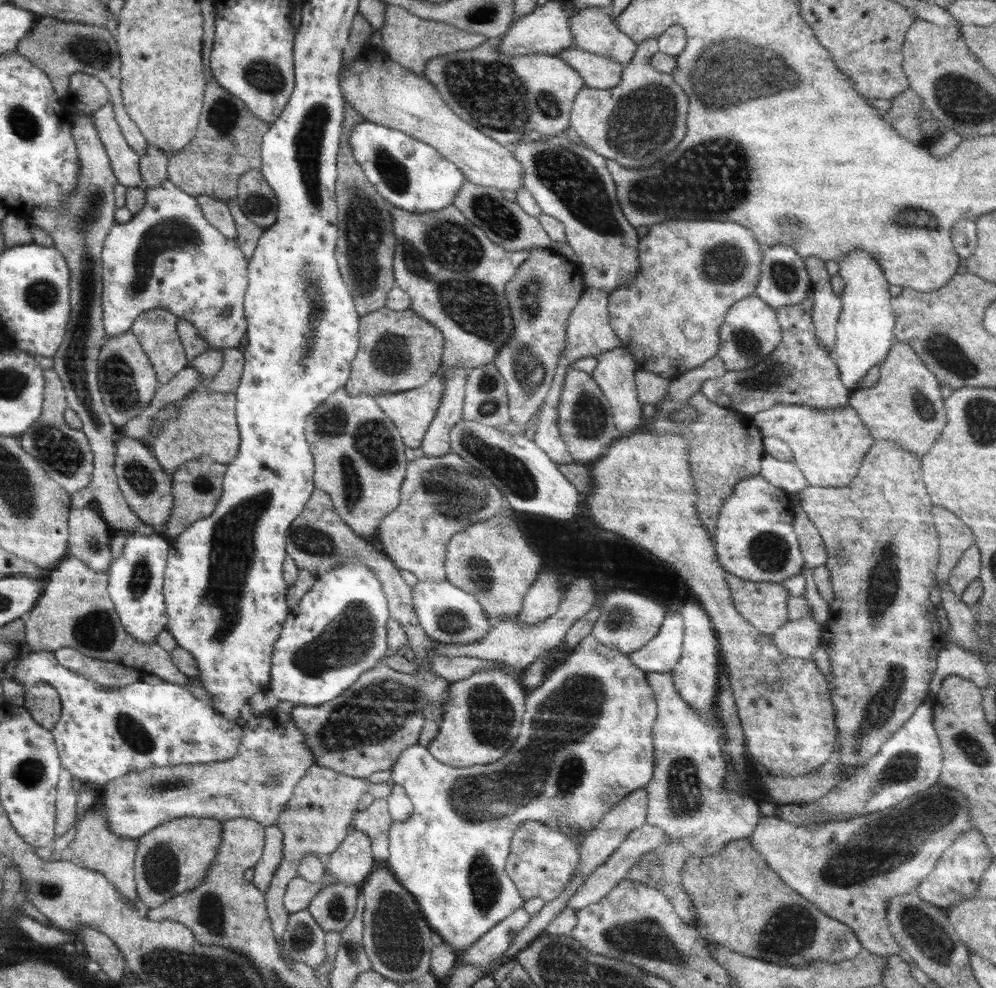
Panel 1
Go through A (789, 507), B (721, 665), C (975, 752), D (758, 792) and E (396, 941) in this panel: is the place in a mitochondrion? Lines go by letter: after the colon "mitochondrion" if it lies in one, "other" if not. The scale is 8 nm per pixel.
A: other
B: other
C: mitochondrion
D: other
E: mitochondrion

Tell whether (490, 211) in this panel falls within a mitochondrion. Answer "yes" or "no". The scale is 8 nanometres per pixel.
yes

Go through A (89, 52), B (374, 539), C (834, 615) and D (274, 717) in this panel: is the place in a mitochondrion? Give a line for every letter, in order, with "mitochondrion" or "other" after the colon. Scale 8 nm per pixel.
A: mitochondrion
B: other
C: other
D: other

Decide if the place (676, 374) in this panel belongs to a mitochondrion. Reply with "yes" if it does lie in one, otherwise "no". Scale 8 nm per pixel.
no

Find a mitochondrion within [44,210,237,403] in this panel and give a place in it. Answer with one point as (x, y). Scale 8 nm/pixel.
(174, 232)

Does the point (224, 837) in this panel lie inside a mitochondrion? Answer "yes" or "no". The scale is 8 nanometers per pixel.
no

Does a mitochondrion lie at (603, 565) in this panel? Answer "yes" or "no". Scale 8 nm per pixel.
no

